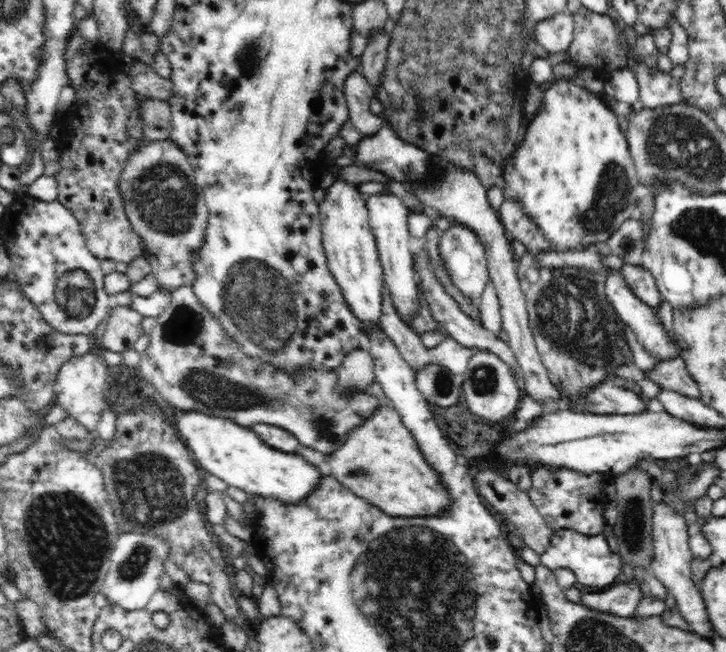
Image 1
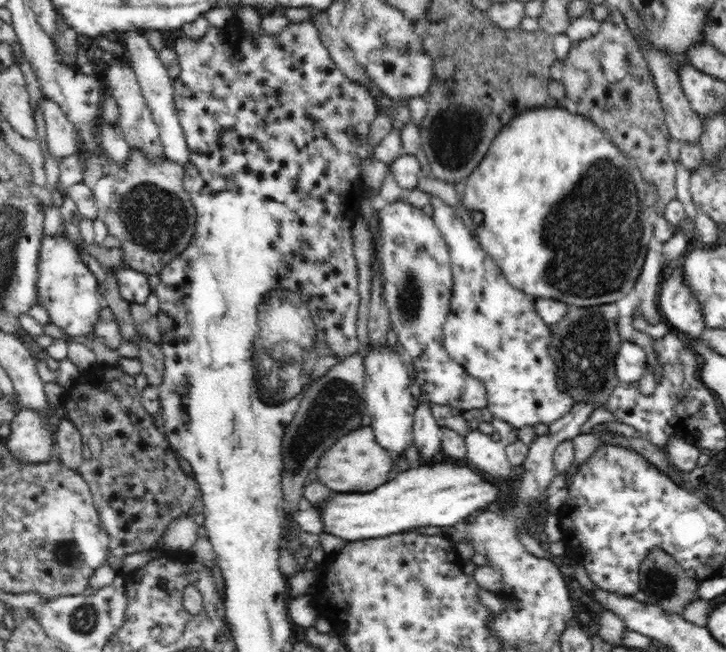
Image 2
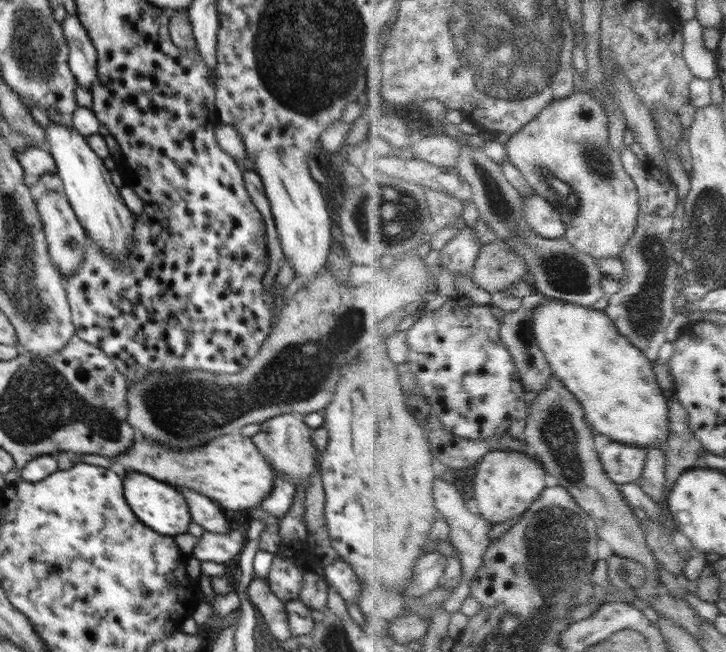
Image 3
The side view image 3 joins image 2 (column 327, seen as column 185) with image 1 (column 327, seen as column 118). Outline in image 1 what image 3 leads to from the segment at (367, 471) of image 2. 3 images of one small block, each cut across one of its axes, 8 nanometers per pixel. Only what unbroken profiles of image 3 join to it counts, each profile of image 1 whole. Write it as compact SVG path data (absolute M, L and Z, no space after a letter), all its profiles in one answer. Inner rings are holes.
M387 405L379 406L358 430L350 432L346 442L326 460L332 476L348 490L366 498L388 516L430 516L450 508L452 499L441 483L440 475L426 464L412 433L403 425L401 416Z

